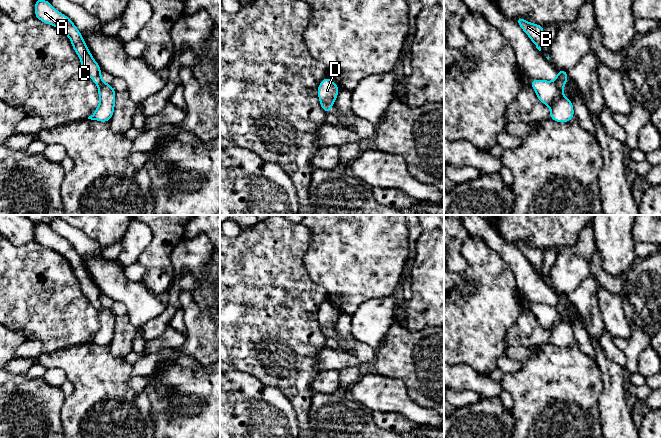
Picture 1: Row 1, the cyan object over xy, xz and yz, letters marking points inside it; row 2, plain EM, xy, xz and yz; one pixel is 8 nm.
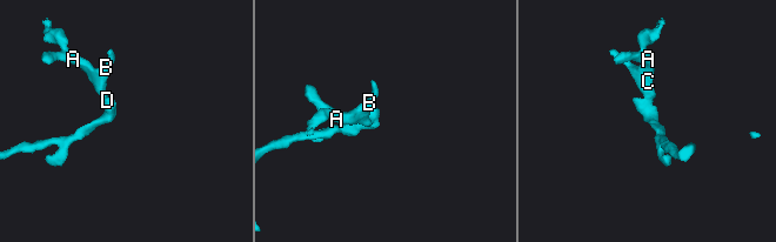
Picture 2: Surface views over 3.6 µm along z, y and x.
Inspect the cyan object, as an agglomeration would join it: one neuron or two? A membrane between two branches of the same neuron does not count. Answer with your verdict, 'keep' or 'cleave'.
cleave

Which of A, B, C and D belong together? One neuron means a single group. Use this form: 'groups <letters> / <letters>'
groups A B C / D

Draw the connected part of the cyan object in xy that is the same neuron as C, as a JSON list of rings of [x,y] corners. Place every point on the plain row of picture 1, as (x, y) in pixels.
[[[35,223],[34,241],[46,248],[57,251],[67,259],[70,262],[73,274],[80,283],[83,294],[97,310],[105,307],[101,300],[101,292],[90,277],[82,258],[66,239],[56,234],[50,225]]]

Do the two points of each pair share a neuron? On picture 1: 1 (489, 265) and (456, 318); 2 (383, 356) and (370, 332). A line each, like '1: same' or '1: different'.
1: same
2: different

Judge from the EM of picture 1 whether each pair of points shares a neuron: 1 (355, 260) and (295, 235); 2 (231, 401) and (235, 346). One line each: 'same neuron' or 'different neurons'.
1: different neurons
2: different neurons

